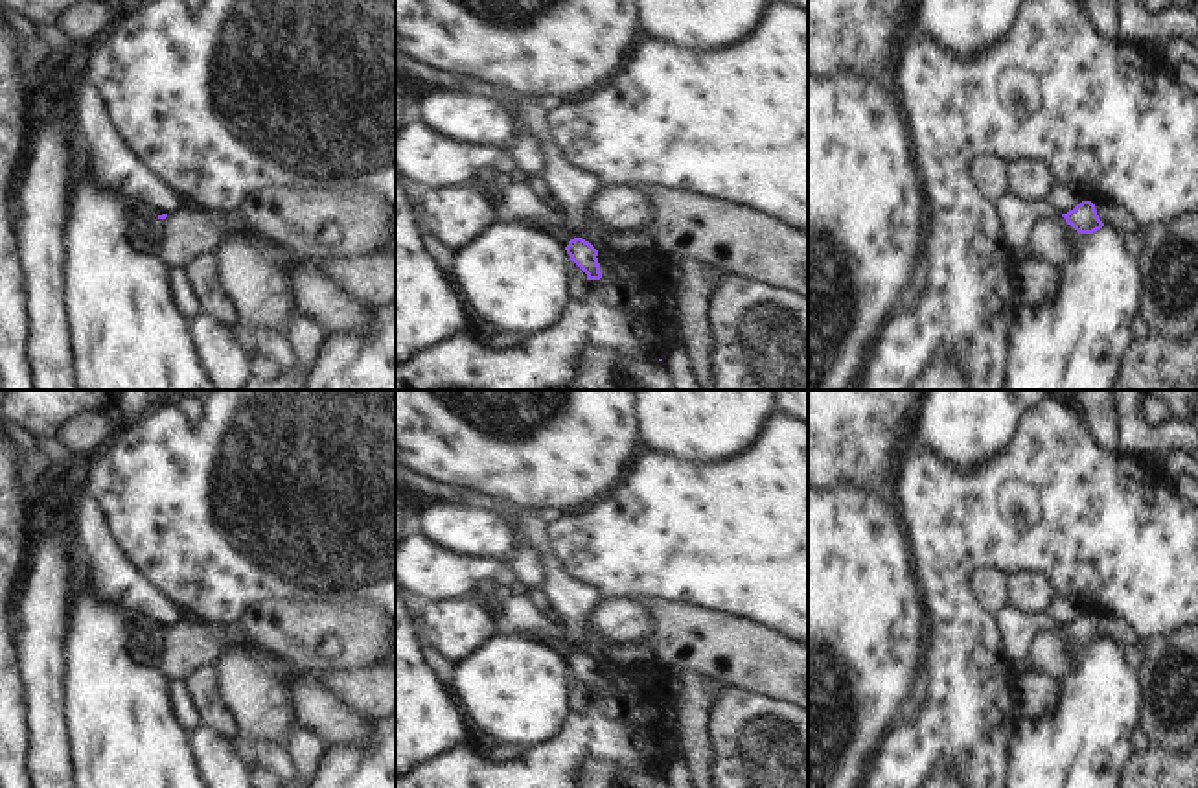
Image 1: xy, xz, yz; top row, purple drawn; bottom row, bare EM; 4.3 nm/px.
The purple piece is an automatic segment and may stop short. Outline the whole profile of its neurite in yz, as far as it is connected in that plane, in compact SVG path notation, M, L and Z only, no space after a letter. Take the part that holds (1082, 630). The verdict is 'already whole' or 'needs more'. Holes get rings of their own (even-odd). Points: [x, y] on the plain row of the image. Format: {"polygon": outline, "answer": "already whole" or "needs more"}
{"polygon": "M1082 613L1067 626L1062 626L1062 630L1078 646L1093 646L1104 639L1104 635L1099 632L1095 617L1091 613Z", "answer": "already whole"}

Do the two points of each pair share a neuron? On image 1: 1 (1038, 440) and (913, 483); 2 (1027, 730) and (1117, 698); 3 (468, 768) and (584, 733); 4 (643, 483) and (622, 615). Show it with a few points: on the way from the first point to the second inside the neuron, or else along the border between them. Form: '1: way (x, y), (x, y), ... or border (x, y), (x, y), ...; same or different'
1: way (1007, 472), (996, 483), (944, 483); same
2: way (1049, 730), (1082, 730), (1095, 717); same
3: way (497, 768), (549, 768), (554, 763); same
4: border (622, 595), (602, 599); different

